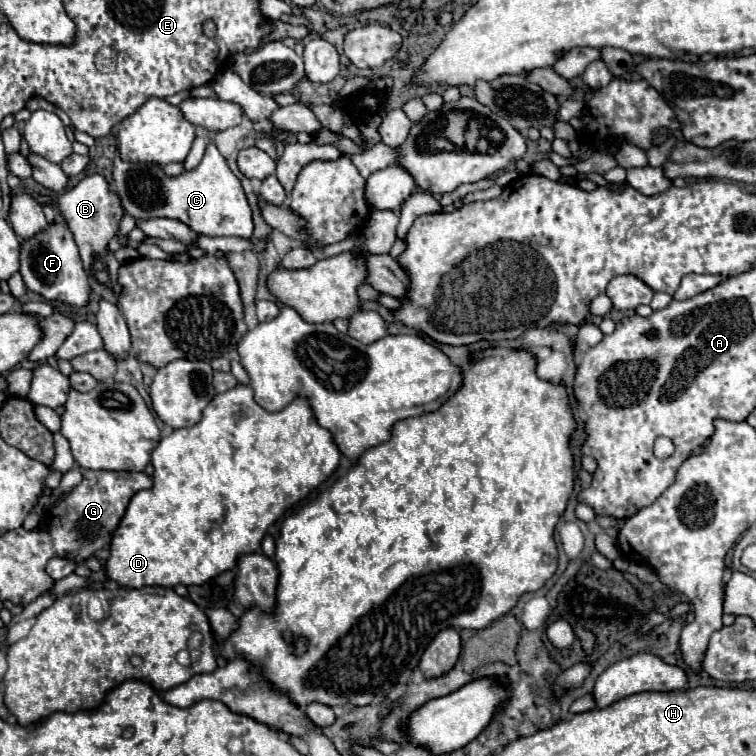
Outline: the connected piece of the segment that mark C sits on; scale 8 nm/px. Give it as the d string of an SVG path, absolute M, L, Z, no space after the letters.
M208 144L202 162L178 176L168 176L160 164L126 162L120 156L114 158L112 190L118 194L126 214L136 220L150 218L174 218L190 226L196 234L204 236L242 236L250 238L252 210L246 202L240 180L230 172L224 156L214 144Z

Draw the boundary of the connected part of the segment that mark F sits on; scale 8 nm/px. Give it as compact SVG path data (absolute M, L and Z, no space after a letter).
M64 220L52 222L38 234L22 240L20 274L24 278L26 288L44 296L46 300L52 300L52 302L58 300L58 302L72 304L72 306L84 306L88 302L88 296L90 296L88 278L86 278L74 236Z

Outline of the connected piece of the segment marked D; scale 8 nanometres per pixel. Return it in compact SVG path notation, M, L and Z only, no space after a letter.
M238 384L234 390L216 394L214 400L210 402L210 406L206 406L202 420L190 428L178 428L174 430L170 436L162 438L160 444L154 448L152 452L152 464L154 464L154 486L148 492L138 492L132 496L126 514L122 516L118 528L112 532L112 542L110 542L110 556L106 560L106 576L110 580L114 580L118 586L122 588L142 588L146 584L158 584L158 586L168 586L174 588L176 584L186 584L186 586L200 586L216 576L220 576L226 570L234 570L238 566L238 558L242 554L254 554L260 550L262 546L262 538L268 530L270 524L274 524L278 518L284 516L286 510L290 510L294 504L298 504L300 500L308 498L310 492L314 492L338 466L340 460L340 452L334 446L334 440L330 436L330 432L322 426L318 426L310 406L306 400L296 398L290 406L286 406L280 412L266 412L262 410L256 402L254 402L254 392L250 386L242 386Z

